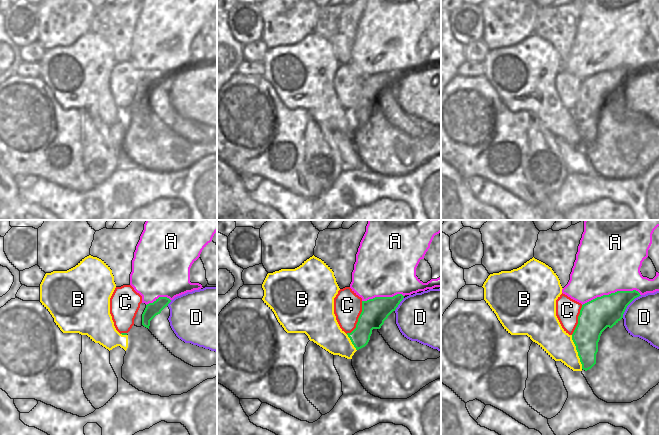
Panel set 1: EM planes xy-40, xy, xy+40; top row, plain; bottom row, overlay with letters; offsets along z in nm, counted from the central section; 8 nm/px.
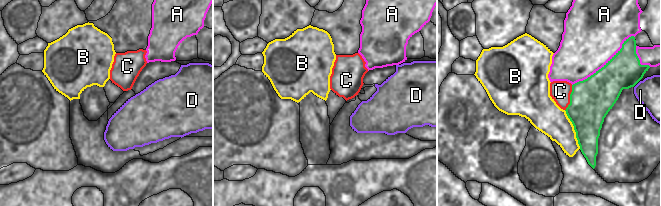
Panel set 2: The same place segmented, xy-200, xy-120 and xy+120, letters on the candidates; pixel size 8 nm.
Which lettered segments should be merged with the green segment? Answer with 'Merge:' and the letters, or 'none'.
Merge: none.

